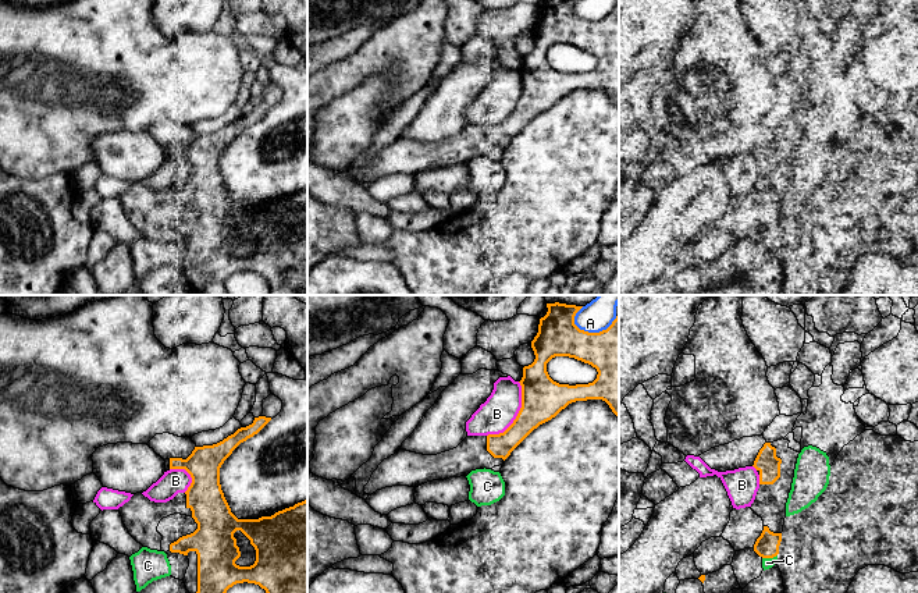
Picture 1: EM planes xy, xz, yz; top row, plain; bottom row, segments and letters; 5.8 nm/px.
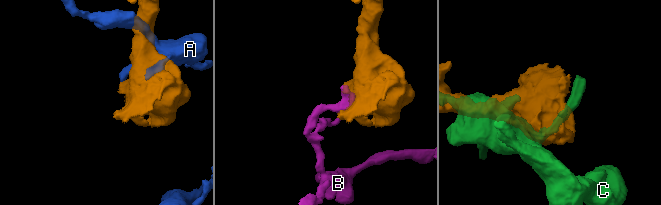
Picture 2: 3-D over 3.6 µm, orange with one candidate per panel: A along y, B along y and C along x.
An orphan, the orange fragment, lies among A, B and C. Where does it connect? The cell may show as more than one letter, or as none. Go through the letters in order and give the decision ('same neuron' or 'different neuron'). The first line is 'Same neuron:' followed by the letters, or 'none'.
Same neuron: none
A: different neuron
B: different neuron
C: different neuron

